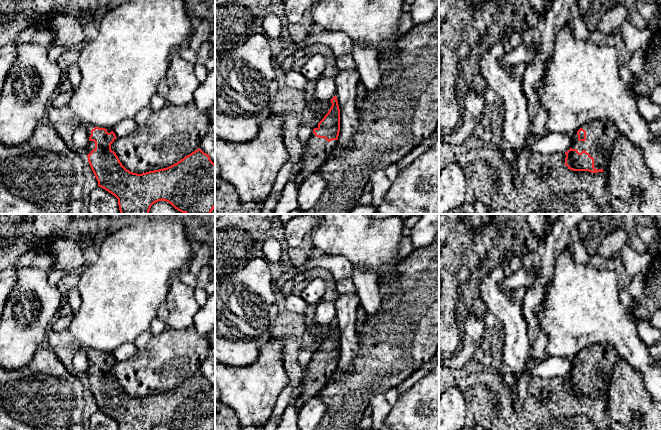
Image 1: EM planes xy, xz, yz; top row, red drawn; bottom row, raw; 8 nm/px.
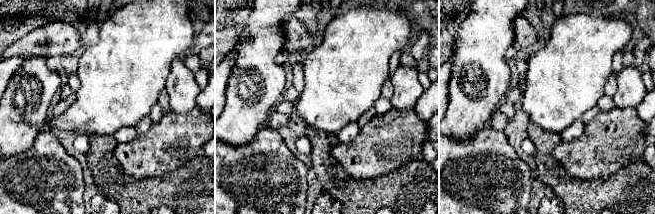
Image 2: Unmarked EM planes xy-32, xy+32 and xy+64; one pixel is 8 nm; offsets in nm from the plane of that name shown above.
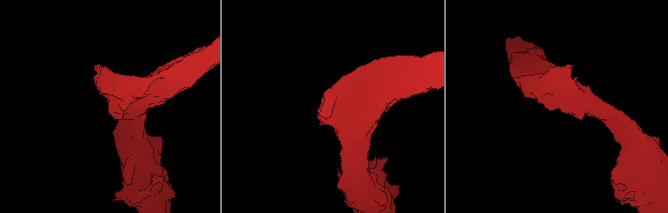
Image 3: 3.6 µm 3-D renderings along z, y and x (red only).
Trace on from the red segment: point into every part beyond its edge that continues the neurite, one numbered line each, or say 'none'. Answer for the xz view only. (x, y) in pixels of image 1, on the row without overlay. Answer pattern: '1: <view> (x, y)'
1: xz (316, 375)

